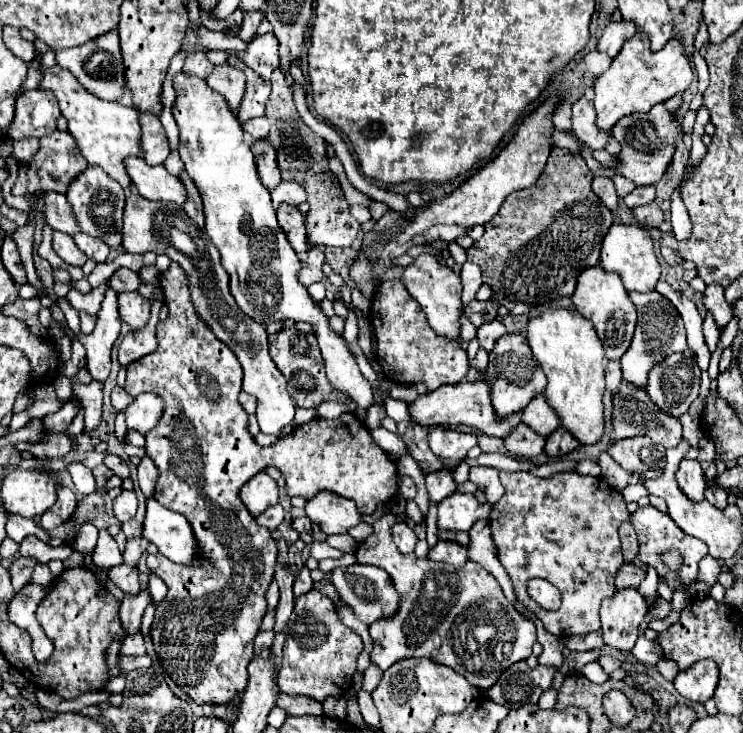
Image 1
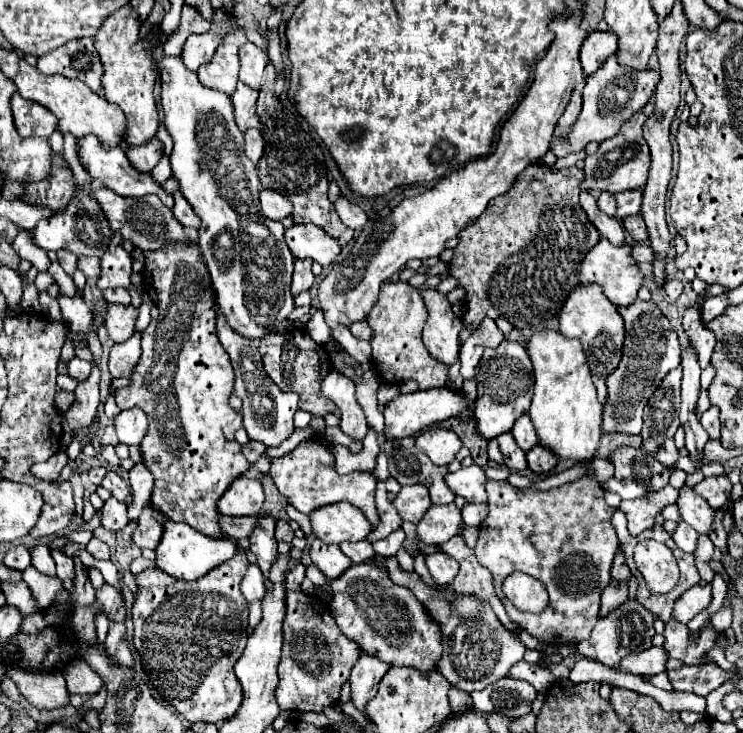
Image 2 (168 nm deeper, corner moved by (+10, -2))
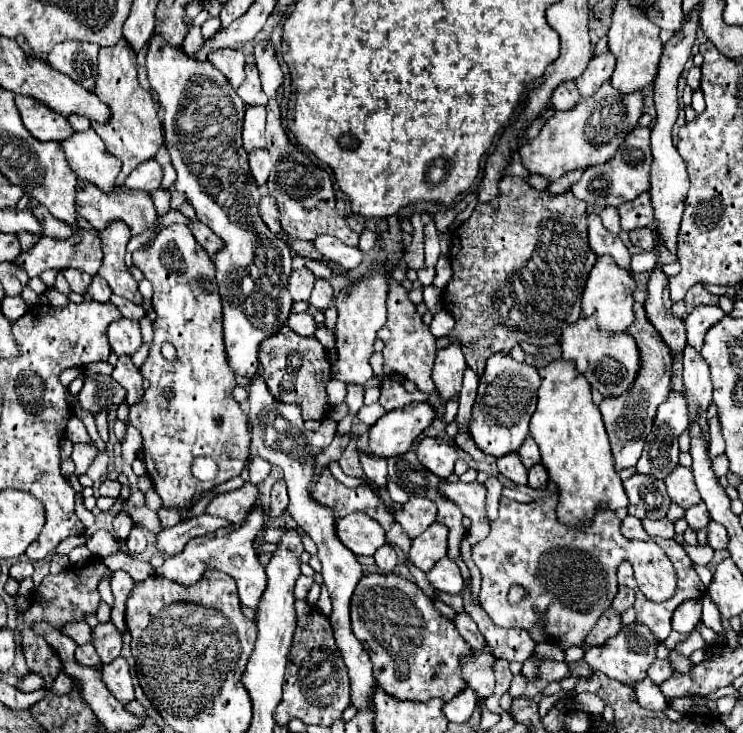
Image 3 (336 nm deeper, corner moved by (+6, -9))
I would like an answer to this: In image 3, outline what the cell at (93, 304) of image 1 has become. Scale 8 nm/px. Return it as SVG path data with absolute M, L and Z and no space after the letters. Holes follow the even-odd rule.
M120 219L110 221L104 231L100 231L102 239L102 267L98 269L98 275L104 277L112 289L114 295L126 297L134 303L142 303L142 295L138 293L138 283L130 275L124 255L126 255L126 245L130 241L130 227L122 223Z

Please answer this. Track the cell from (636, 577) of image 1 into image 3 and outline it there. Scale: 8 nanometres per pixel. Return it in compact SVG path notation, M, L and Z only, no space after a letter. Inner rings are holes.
M606 609L606 613L602 613L602 617L598 619L596 627L588 633L586 641L582 643L582 649L590 649L590 647L600 647L600 645L606 645L606 641L610 637L614 637L618 631L622 629L622 623L620 623L620 615L612 609Z

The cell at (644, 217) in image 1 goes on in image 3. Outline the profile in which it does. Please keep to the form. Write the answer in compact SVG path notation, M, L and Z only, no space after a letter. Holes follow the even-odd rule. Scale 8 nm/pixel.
M648 227L630 231L630 241L632 241L632 245L642 247L644 251L654 251L654 247L656 247L656 243L654 243L654 231L648 229Z

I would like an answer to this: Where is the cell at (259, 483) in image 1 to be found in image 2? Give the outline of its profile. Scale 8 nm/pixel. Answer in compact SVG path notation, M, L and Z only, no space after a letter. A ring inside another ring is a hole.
M240 476L232 482L226 494L218 502L218 510L224 516L256 516L264 506L264 490L260 480Z

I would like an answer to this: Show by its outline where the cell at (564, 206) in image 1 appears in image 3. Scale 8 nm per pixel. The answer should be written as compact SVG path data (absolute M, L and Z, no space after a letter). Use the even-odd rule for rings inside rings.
M504 177L498 183L498 195L488 203L478 203L470 219L454 229L448 253L452 279L446 285L442 301L456 325L448 337L436 339L436 347L442 349L448 343L458 341L462 345L466 365L482 377L486 361L494 353L510 355L510 349L522 341L540 347L558 343L560 331L566 325L576 323L580 317L582 291L588 273L598 259L588 245L586 207L588 205L576 199L572 191L552 195L548 191L528 187L522 177Z

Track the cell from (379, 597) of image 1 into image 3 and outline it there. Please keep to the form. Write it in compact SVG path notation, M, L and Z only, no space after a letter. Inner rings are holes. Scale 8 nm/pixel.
M394 573L364 575L352 597L352 629L362 645L370 651L370 659L374 663L374 677L388 695L408 701L428 701L438 697L448 703L462 689L466 689L460 657L470 653L470 645L462 639L458 629L434 609L434 603L422 593L422 589L414 581L402 579Z

